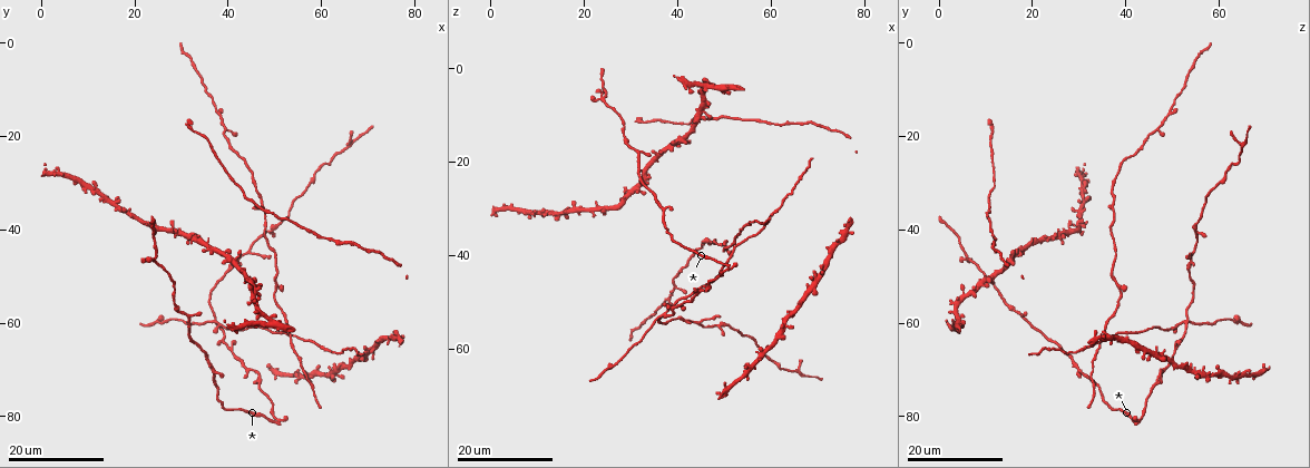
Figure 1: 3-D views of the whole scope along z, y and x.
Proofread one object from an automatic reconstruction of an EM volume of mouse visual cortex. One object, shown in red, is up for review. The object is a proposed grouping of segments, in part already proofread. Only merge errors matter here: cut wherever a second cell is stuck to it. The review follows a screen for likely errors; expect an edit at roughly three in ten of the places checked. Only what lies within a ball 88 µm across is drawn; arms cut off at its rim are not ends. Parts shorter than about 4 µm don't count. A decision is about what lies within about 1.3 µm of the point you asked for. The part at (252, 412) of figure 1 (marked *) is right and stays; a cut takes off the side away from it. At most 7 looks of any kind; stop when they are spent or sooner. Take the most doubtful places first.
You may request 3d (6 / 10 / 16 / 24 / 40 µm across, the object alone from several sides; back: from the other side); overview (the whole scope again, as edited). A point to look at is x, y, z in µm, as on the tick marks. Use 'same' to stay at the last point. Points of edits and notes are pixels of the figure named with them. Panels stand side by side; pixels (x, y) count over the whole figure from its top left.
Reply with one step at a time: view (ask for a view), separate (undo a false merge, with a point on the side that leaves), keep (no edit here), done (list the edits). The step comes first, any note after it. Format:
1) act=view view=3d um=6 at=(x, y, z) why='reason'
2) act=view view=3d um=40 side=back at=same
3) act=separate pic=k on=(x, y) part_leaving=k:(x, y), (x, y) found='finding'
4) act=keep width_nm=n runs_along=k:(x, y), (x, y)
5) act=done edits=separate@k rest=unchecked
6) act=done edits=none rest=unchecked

act=view view=3d um=16 at=(37.0, 59.5, 52.5) why='four or more arms meet'

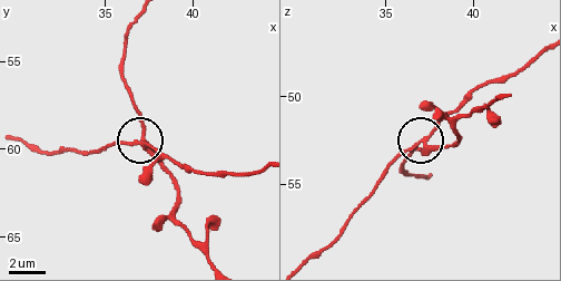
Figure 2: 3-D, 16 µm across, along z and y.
act=view view=3d um=6 at=(37.2, 59.7, 52.4)

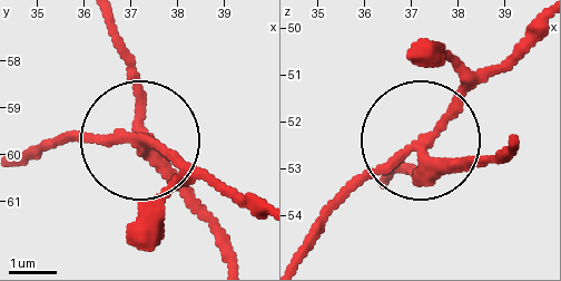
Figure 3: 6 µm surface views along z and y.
act=separate pic=3 on=(180, 165) side_arm_um=65 part_leaving=3:(140, 144), (256, 195) found='a second cell is stuck on'

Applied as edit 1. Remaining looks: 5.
act=view view=3d um=24 at=(53.5, 63.0, 34.5) why='calibre changes'

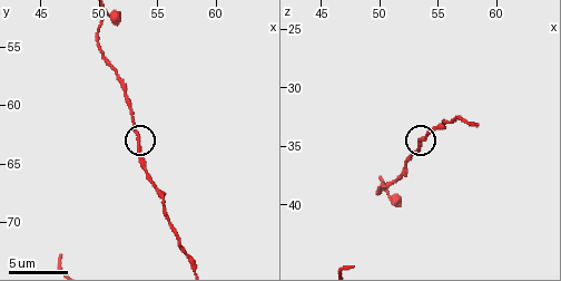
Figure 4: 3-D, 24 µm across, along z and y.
act=view view=3d um=6 at=(53.2, 63.4, 35.0) why='zoom in'

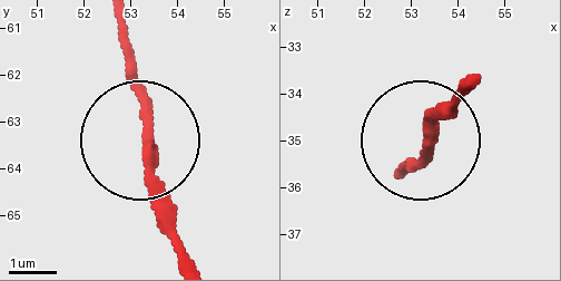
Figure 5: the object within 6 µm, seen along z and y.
act=view view=3d um=6 side=back at=(53.35, 63.20, 35.10)

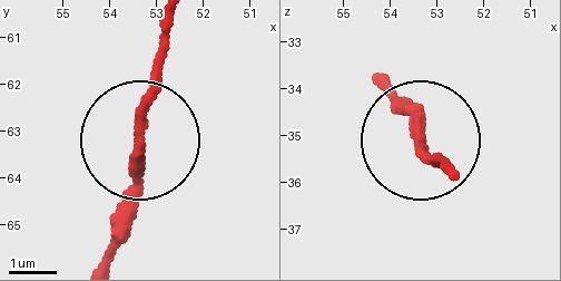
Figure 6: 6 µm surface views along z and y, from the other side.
act=keep found='all the same cell'

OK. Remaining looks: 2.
act=view view=3d um=16 at=(23.5, 46.0, 6.5) why='four or more arms meet'

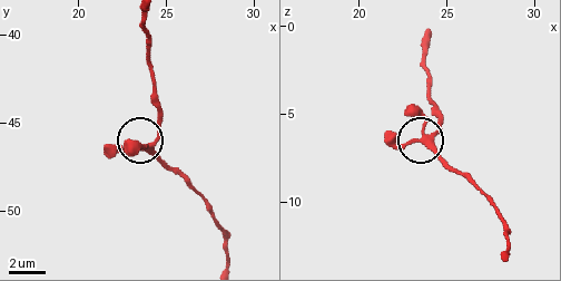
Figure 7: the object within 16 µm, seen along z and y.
act=view view=3d um=10 at=same why='zoom in'

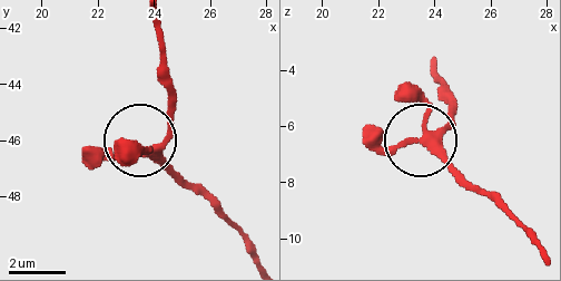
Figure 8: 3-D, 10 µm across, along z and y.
act=keep width_nm=240 runs_along=8:(539, 249), (429, 141), (386, 148), (366, 143) found='all the same cell'

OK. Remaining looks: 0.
act=done edits=separate@3 rest=unchecked

